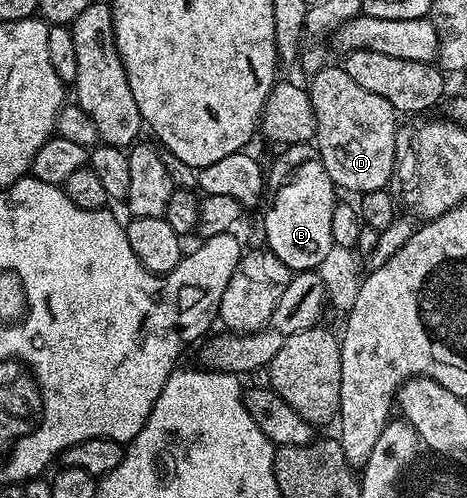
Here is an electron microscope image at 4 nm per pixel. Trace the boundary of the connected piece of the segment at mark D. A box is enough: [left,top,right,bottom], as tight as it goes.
[307,64,399,196]

